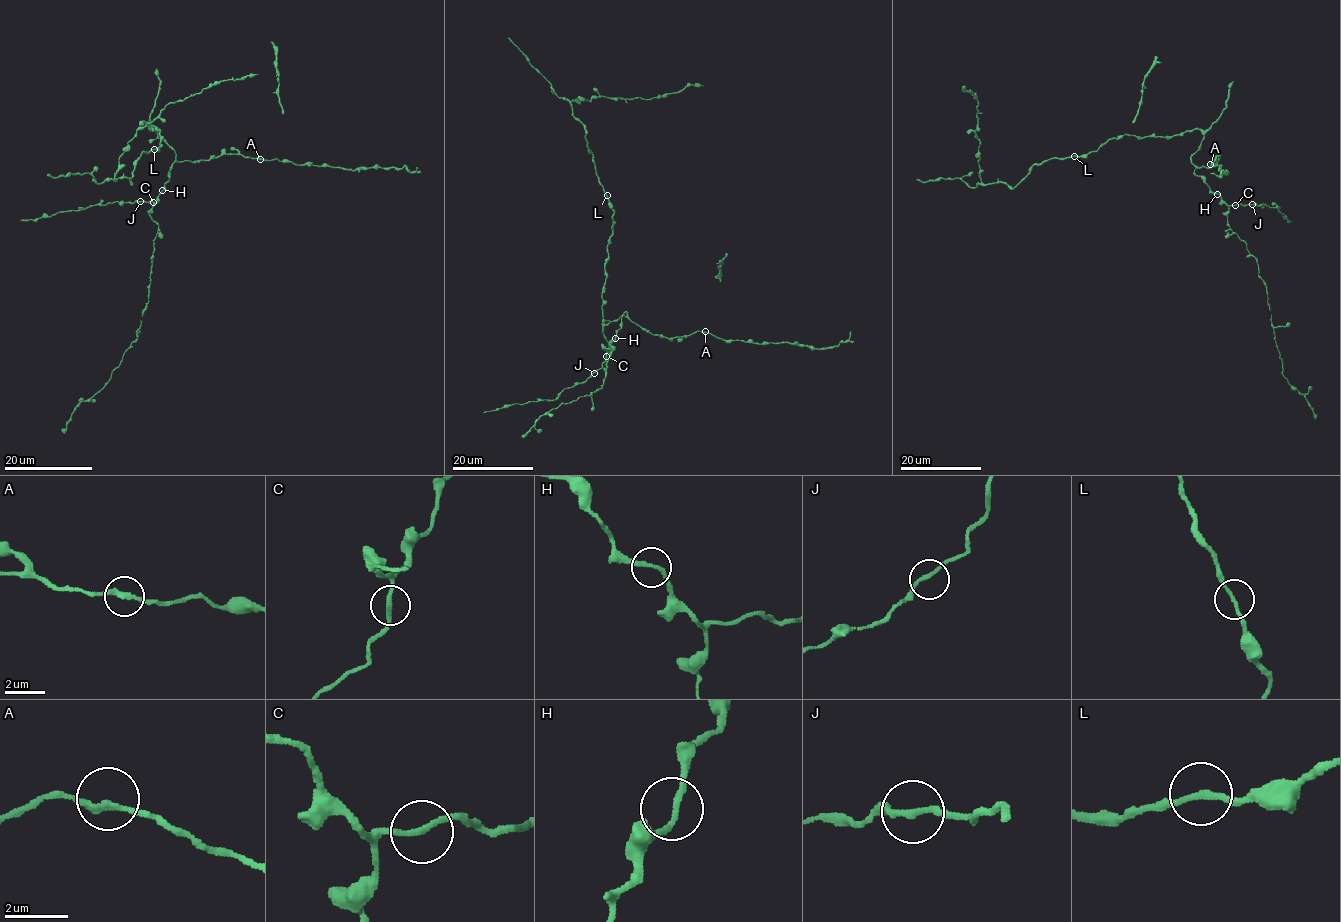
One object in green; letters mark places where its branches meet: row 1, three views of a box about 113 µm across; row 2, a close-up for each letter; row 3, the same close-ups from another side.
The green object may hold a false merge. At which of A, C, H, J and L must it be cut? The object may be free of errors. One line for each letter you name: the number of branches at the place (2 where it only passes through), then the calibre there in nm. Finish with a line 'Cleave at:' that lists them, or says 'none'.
Cleave at: none

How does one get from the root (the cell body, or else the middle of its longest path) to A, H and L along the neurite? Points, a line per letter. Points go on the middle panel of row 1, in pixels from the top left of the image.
A: (602, 295), (602, 322), (605, 325), (627, 312), (632, 321), (653, 334), (669, 338), (705, 331)
H: (602, 295), (602, 322), (605, 325), (627, 312), (615, 338)
L: (602, 295), (613, 214), (606, 195)

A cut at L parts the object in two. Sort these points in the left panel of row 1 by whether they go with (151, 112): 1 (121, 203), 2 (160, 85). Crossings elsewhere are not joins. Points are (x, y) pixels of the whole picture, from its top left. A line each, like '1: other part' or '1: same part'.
1: same part
2: same part

